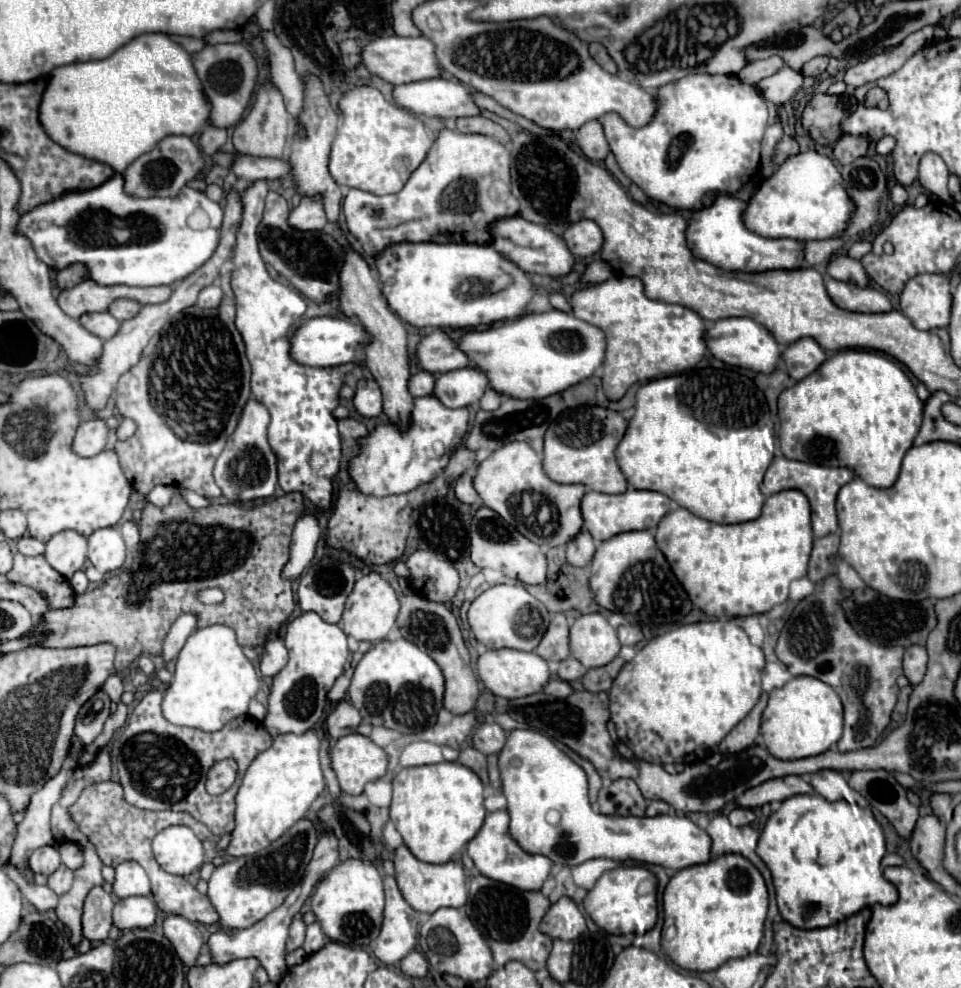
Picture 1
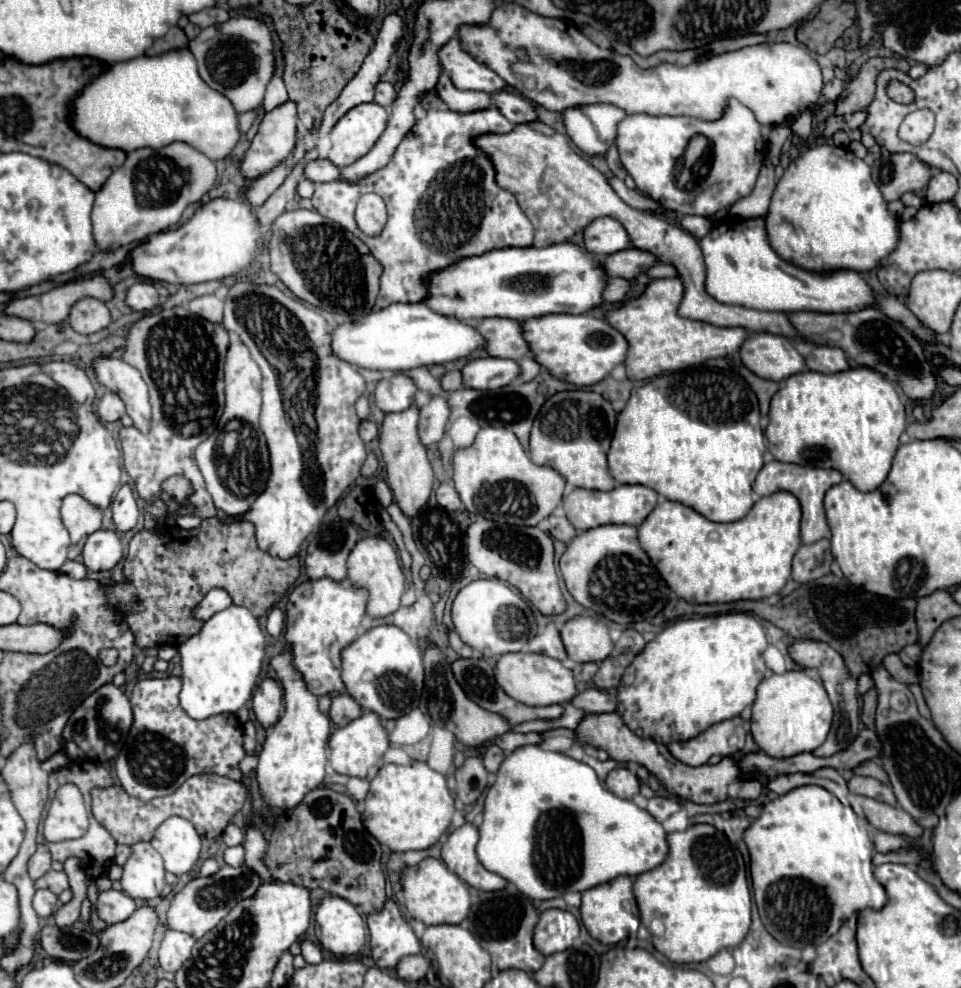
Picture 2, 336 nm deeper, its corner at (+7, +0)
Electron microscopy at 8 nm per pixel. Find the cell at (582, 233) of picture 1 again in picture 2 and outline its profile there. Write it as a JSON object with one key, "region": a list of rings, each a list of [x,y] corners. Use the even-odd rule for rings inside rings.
{"region":[[[597,218],[583,230],[585,250],[593,256],[607,256],[625,250],[629,236],[625,228],[613,218]]]}

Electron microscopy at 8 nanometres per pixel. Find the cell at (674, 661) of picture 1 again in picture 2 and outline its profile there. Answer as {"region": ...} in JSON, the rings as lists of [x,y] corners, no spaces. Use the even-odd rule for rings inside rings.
{"region":[[[745,612],[705,616],[705,618],[684,618],[667,624],[635,660],[627,666],[617,686],[617,714],[623,718],[627,728],[639,738],[649,738],[661,744],[685,742],[709,726],[739,716],[755,700],[759,682],[767,676],[763,652],[767,648],[767,636],[763,626]]]}

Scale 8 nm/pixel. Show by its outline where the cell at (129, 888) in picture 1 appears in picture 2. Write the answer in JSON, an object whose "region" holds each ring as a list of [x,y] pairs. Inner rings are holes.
{"region":[[[149,842],[131,846],[131,856],[123,866],[121,888],[135,900],[153,900],[165,888],[163,858]]]}

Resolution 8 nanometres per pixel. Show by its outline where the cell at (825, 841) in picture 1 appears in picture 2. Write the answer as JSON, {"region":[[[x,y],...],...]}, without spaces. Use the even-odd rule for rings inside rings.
{"region":[[[817,784],[800,786],[765,804],[761,816],[745,830],[743,838],[751,854],[749,868],[761,922],[781,944],[793,948],[823,944],[847,918],[851,918],[851,914],[859,912],[859,908],[879,910],[887,902],[885,888],[873,876],[872,856],[878,854],[873,845],[874,833],[869,832],[867,818],[853,810],[849,794],[854,793],[850,793],[847,786],[847,802],[843,802],[837,794],[827,792],[827,788],[819,788]]]}

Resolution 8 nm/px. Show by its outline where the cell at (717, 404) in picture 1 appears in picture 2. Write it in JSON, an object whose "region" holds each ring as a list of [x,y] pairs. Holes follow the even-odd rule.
{"region":[[[727,356],[723,360],[709,360],[701,366],[693,366],[693,368],[685,368],[677,374],[665,374],[665,376],[657,376],[653,380],[649,380],[643,386],[635,386],[631,390],[631,398],[625,406],[625,410],[619,414],[617,418],[617,428],[615,428],[615,436],[611,442],[611,448],[607,452],[607,460],[609,460],[609,472],[615,478],[617,484],[643,484],[653,488],[655,492],[659,492],[661,496],[665,496],[667,500],[685,504],[689,508],[693,508],[695,512],[699,512],[701,516],[705,516],[711,522],[735,522],[741,520],[749,510],[753,507],[755,502],[760,500],[760,497],[755,490],[753,490],[753,482],[759,473],[759,470],[766,464],[776,460],[769,448],[767,448],[767,440],[764,436],[763,428],[760,424],[761,414],[759,404],[755,392],[749,388],[749,384],[741,378],[741,364],[737,358]]]}

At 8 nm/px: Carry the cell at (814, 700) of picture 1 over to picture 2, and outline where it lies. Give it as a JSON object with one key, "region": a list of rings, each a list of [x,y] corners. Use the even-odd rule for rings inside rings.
{"region":[[[793,670],[785,674],[773,674],[759,684],[757,698],[753,702],[751,734],[767,756],[787,758],[819,748],[829,734],[831,720],[833,706],[821,680],[813,678],[805,670]]]}

